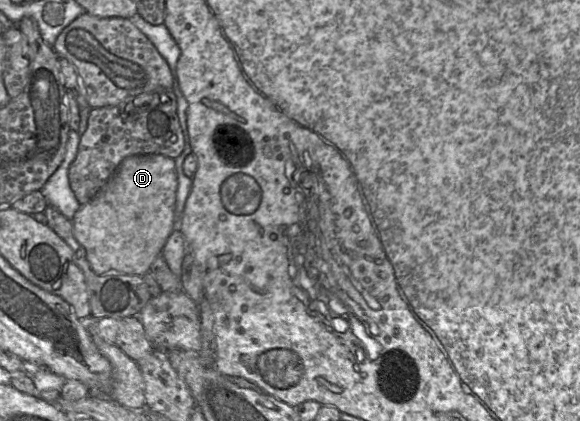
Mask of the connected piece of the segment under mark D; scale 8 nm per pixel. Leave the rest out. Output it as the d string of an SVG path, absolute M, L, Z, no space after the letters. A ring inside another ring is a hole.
M160 154L125 158L107 183L72 218L73 236L84 247L92 271L97 275L143 276L175 228L178 187L175 161Z

